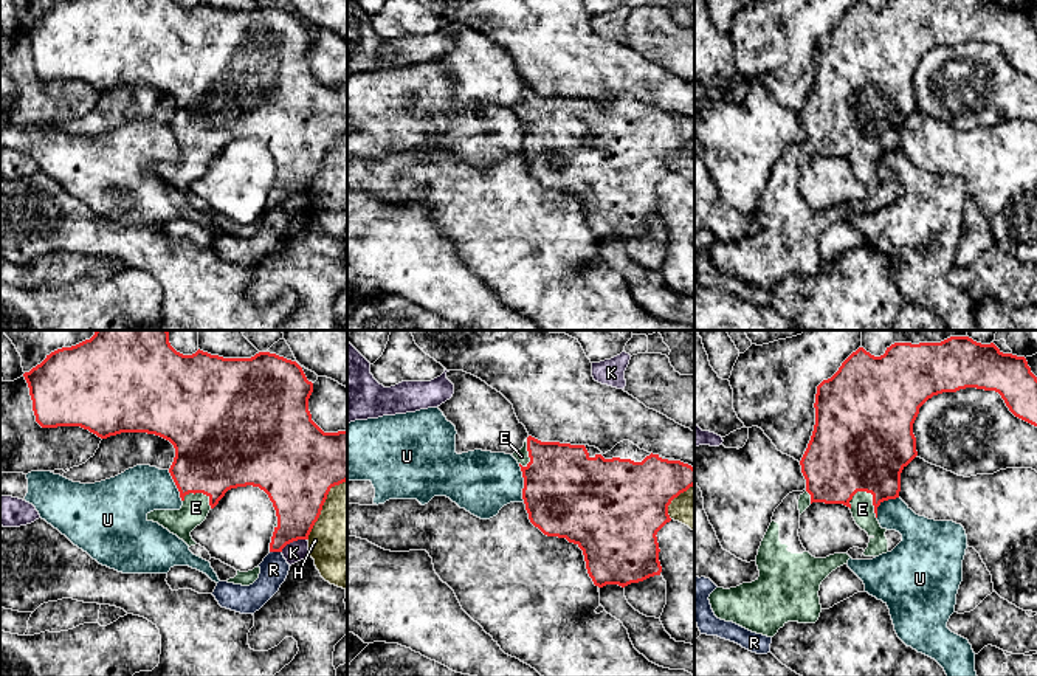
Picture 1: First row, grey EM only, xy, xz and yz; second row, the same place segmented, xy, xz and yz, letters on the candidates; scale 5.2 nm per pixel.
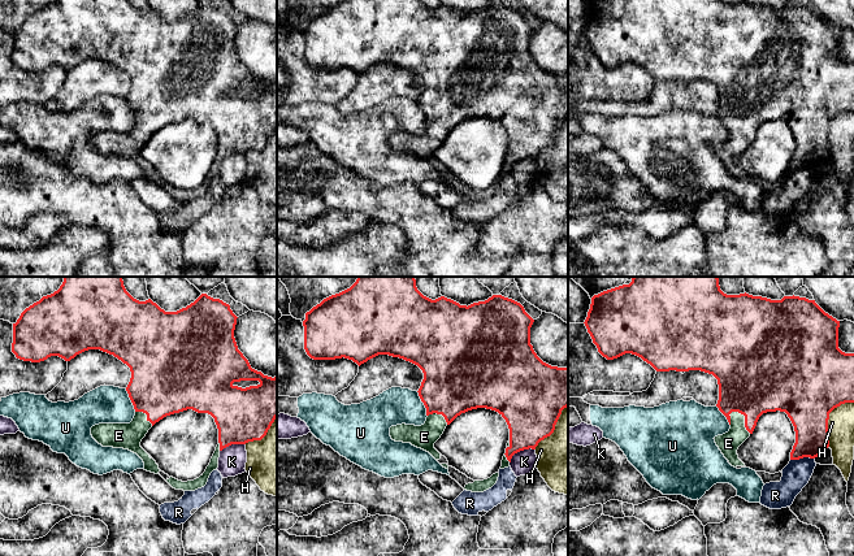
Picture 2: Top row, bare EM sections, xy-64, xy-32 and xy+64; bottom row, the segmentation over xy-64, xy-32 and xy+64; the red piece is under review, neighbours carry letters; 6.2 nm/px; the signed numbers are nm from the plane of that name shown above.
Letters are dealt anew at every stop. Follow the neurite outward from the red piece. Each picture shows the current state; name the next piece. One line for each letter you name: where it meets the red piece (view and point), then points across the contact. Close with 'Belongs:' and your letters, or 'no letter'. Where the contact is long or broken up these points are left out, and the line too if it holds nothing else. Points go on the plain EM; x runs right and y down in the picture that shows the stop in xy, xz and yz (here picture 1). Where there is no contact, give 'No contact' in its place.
E: Touches red at yz (873, 152)
Belongs: E

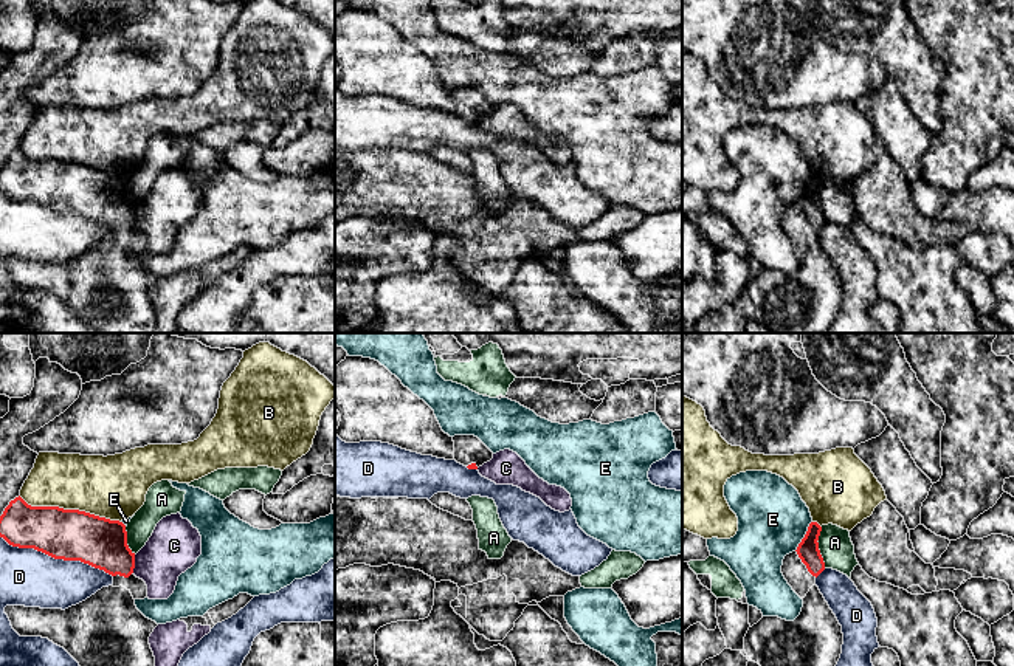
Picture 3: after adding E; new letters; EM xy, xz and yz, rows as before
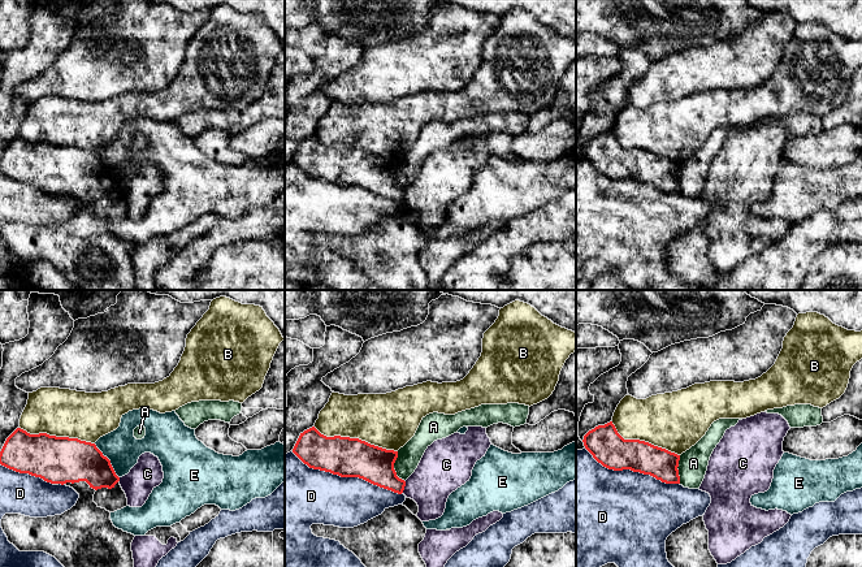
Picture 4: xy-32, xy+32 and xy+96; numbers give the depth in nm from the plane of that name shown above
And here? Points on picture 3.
Belongs: no letter

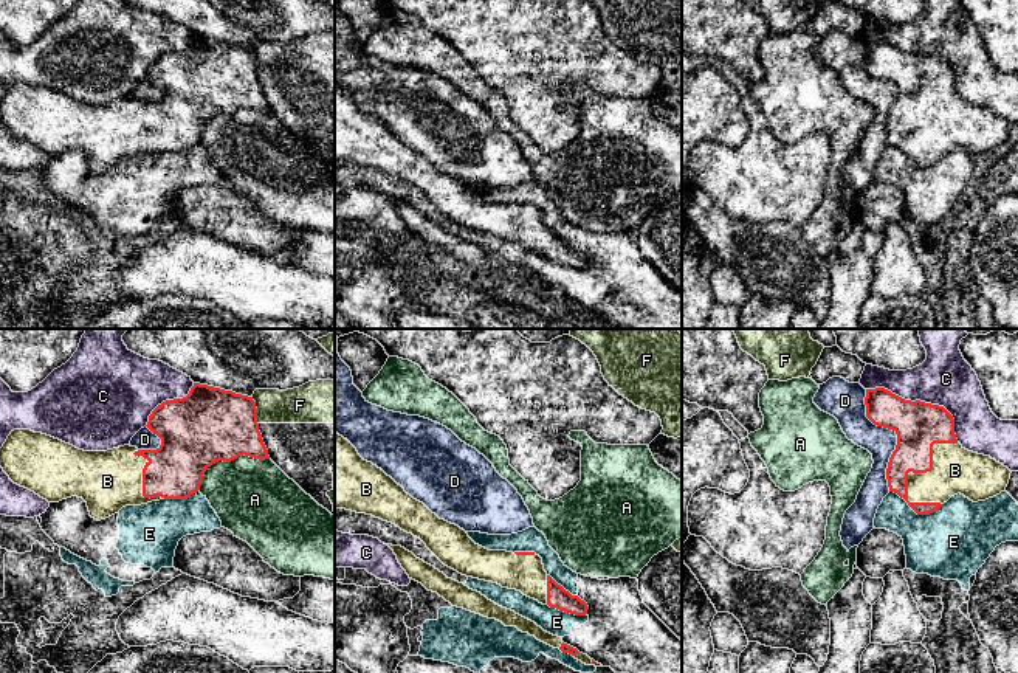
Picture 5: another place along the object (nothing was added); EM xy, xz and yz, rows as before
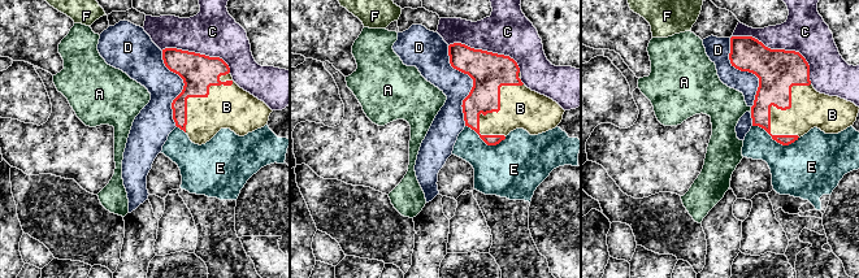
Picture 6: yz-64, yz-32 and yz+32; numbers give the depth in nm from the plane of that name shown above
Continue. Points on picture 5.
B: Touches red at yz (928, 123)
Belongs: B

